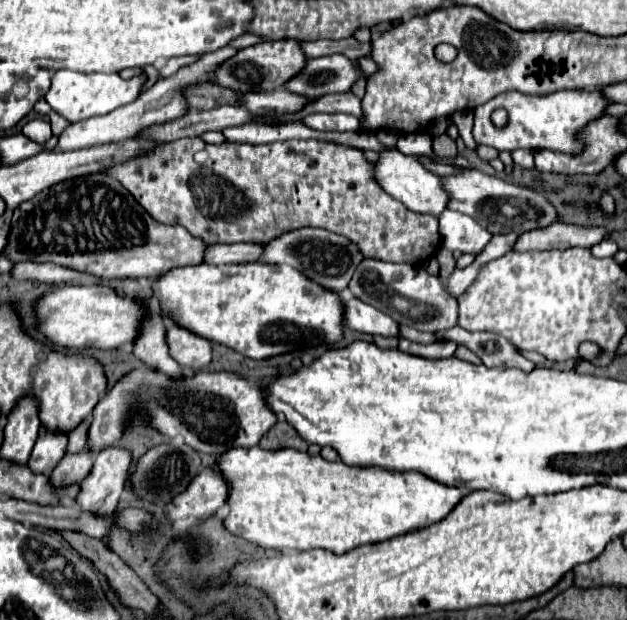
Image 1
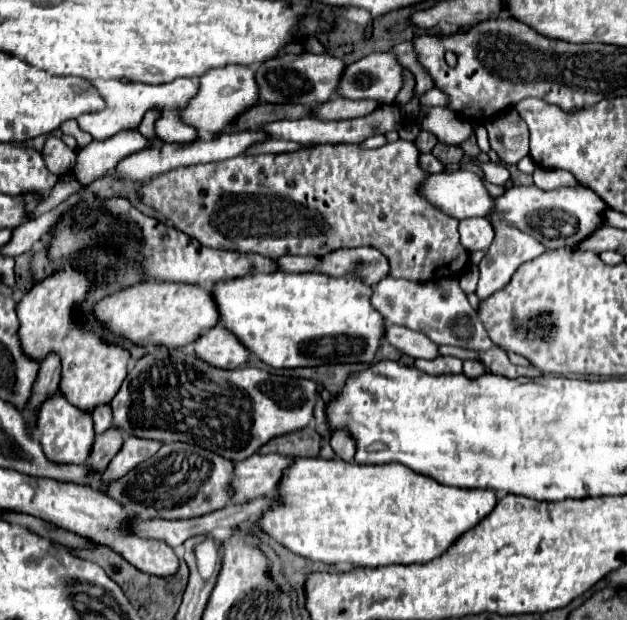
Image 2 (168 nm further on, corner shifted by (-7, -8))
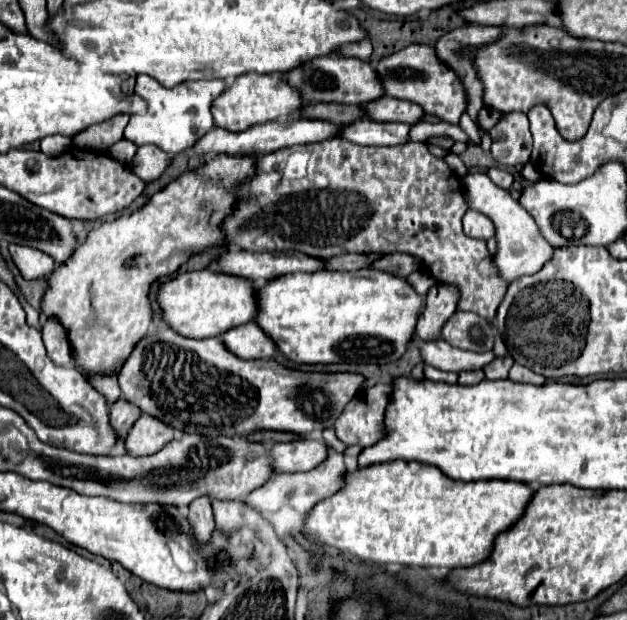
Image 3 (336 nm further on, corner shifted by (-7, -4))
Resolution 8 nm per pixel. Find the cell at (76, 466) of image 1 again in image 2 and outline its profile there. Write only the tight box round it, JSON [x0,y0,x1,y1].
[88,426,122,472]

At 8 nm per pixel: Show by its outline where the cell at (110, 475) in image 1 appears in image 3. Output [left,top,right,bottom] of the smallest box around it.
[124,414,174,456]

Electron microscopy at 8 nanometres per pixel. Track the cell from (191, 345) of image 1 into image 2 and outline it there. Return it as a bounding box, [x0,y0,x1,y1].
[194,324,250,370]

